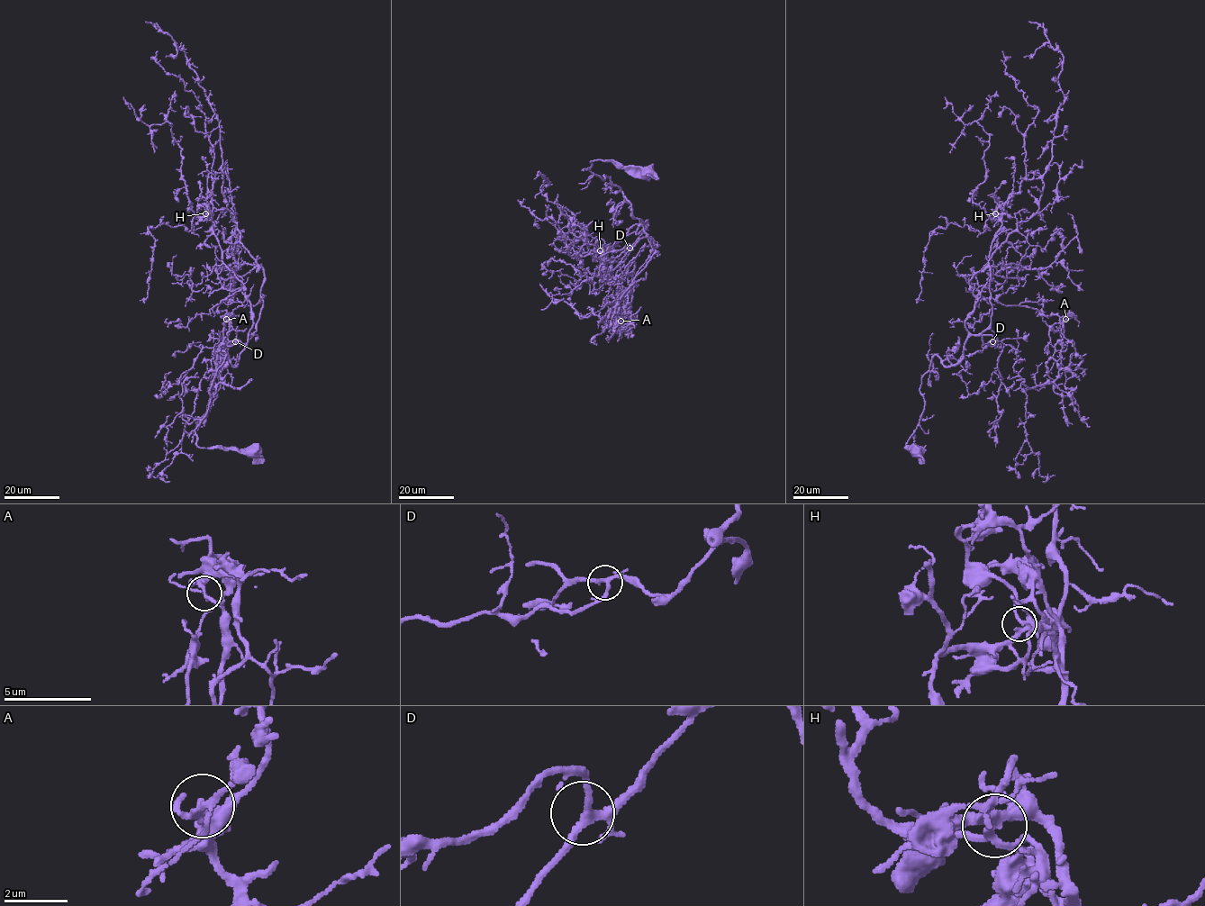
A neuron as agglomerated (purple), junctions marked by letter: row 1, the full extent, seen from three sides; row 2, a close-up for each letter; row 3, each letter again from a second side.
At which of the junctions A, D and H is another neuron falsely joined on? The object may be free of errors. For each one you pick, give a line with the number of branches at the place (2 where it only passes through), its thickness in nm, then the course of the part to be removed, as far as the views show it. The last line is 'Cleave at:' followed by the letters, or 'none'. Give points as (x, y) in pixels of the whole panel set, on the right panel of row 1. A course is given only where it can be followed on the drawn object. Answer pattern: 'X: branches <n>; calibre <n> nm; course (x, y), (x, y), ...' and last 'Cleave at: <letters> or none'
A: branches 4; calibre 200 nm; course (1065, 319), (1064, 337), (1055, 346), (1053, 357), (1058, 377), (1032, 387), (1023, 379), (1016, 381)
Cleave at: A

